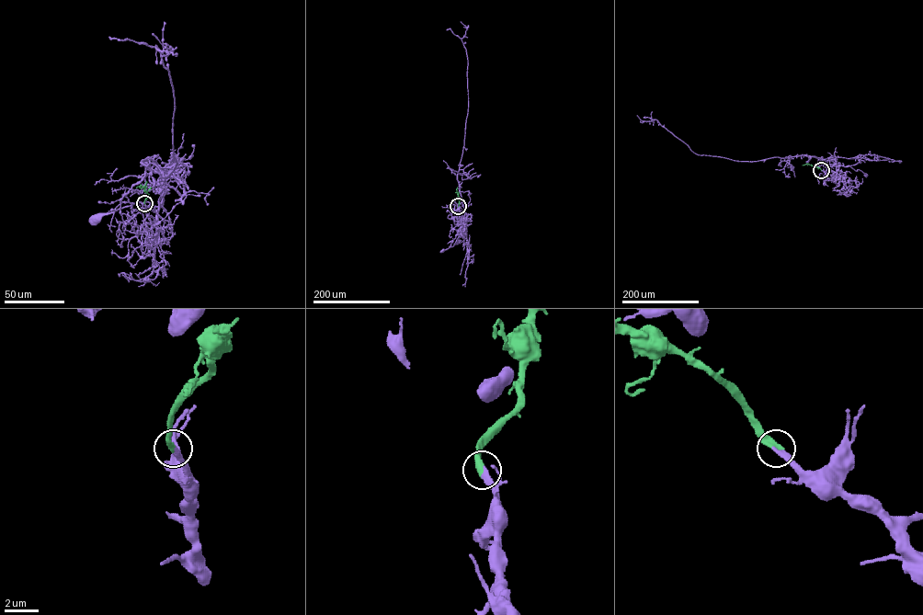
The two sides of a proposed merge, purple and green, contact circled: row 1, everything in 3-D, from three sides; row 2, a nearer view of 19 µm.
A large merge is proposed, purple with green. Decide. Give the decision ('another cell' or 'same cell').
same cell

